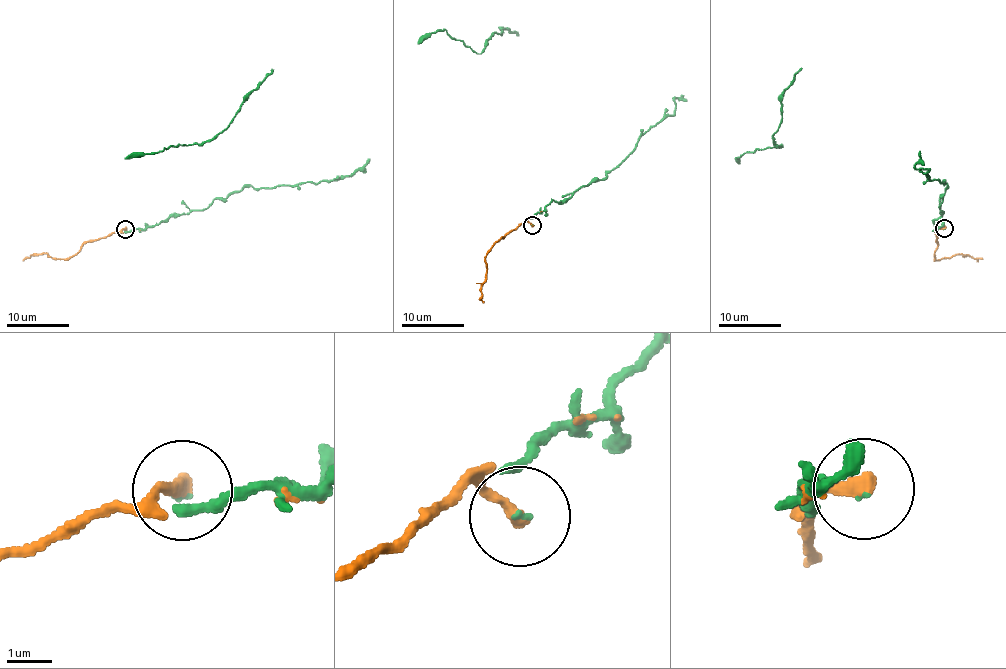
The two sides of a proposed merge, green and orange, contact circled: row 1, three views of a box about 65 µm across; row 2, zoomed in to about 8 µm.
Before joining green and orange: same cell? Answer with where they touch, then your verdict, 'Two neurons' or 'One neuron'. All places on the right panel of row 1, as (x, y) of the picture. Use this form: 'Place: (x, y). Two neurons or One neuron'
Place: (944, 228). One neuron

